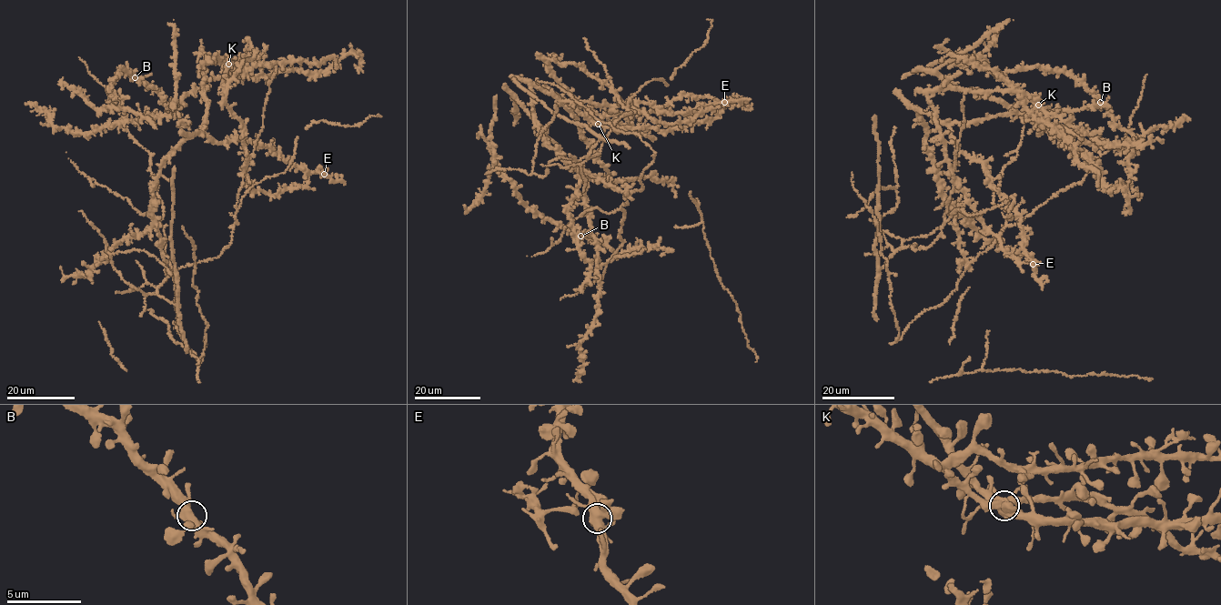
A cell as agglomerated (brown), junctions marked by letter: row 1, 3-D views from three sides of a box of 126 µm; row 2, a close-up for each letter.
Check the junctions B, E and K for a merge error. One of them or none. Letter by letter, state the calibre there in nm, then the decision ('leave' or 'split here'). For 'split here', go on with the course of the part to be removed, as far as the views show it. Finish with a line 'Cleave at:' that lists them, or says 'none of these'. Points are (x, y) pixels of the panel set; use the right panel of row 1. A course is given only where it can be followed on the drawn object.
B: calibre 500 nm; leave
E: calibre 550 nm; leave
K: calibre 600 nm; leave
Cleave at: none of these

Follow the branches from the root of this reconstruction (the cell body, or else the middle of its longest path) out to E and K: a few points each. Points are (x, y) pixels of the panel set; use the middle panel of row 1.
E: (540, 87), (561, 100), (591, 101), (600, 105), (640, 101), (677, 114), (724, 102)
K: (540, 87), (600, 105), (713, 110), (660, 123), (581, 66), (547, 62), (598, 123)

